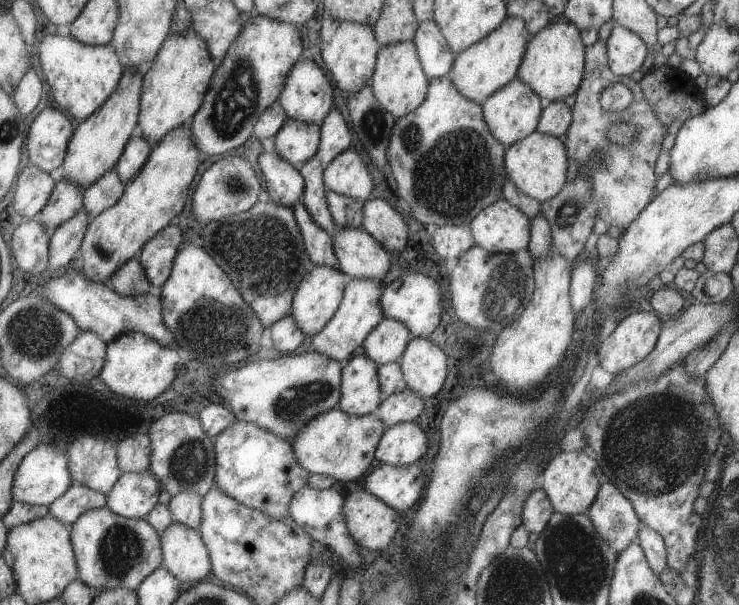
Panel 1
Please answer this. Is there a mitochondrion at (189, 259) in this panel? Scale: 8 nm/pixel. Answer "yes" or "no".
no

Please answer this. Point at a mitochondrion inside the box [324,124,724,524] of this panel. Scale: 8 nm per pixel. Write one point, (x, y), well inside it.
(668, 479)

